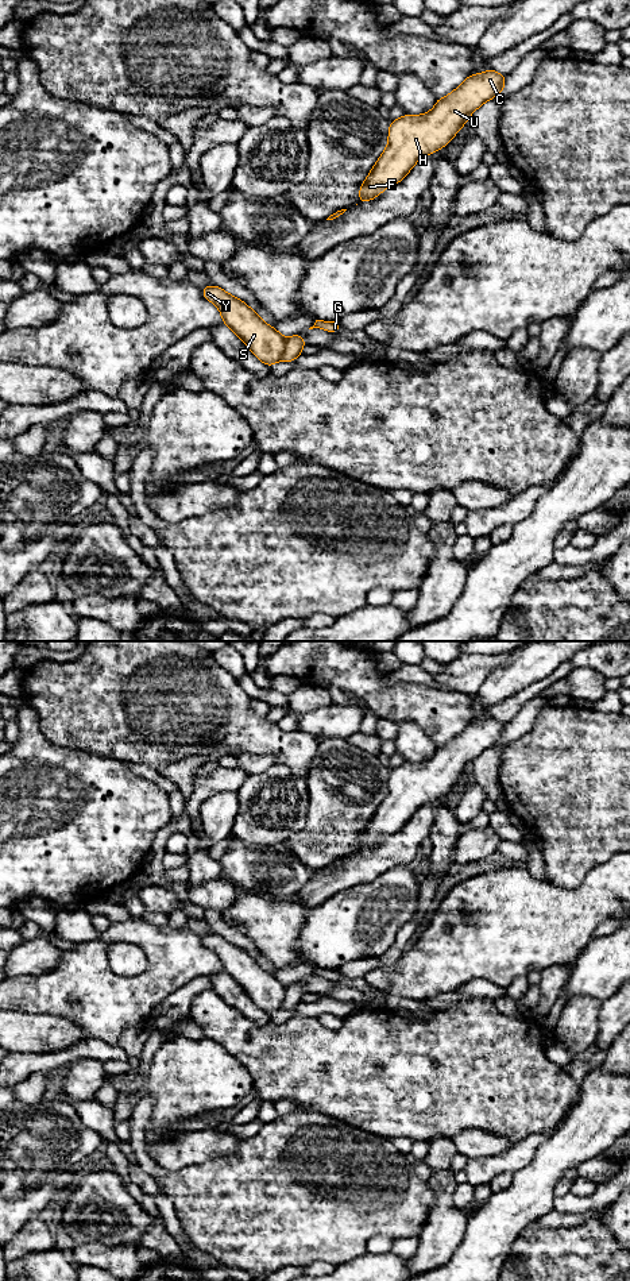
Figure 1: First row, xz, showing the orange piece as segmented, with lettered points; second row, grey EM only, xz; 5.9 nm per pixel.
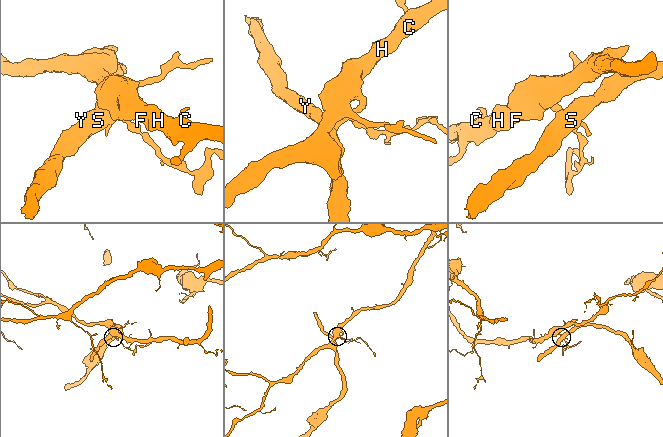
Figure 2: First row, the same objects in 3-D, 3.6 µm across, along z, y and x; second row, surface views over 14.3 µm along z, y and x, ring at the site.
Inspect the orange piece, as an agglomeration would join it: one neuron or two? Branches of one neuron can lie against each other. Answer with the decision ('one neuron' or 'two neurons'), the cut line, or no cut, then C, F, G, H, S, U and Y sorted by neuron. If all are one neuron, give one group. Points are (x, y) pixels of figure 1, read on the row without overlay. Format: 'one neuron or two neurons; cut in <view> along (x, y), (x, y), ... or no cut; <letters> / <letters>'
two neurons; cut in xz along (286, 987), (281, 1006); C F G H U / S Y

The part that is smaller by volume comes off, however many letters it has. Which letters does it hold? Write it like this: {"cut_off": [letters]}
{"cut_off": ["S", "Y"]}

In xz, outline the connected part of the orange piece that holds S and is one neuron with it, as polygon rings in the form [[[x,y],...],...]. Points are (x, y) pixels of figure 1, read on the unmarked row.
[[[216,933],[201,937],[205,948],[220,958],[223,972],[229,975],[267,1015],[282,1007],[285,985],[267,973],[244,949],[231,944]]]

